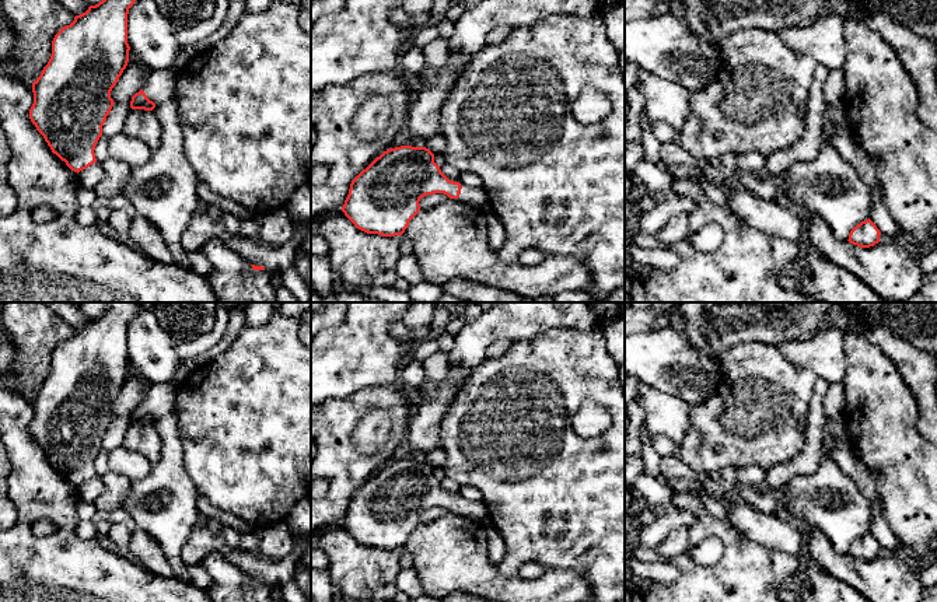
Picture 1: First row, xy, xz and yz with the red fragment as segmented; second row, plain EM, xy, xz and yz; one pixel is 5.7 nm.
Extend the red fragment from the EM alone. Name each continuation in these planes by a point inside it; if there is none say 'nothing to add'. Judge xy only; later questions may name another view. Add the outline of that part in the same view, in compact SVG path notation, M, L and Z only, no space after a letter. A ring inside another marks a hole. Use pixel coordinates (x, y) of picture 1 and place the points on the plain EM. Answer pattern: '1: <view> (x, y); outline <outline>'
1: xy (160, 398); outline M175 381L151 384L141 400L150 414L157 419L172 413L176 402L178 384Z

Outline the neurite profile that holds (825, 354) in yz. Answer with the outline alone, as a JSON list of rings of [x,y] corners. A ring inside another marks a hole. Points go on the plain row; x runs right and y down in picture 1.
[[[825,326],[812,339],[776,346],[793,364],[808,368],[826,382],[842,382],[847,371],[845,333]]]

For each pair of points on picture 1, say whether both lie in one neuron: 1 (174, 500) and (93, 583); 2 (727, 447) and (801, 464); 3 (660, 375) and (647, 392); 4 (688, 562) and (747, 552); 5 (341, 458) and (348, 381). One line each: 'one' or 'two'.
1: two
2: two
3: two
4: one
5: two

